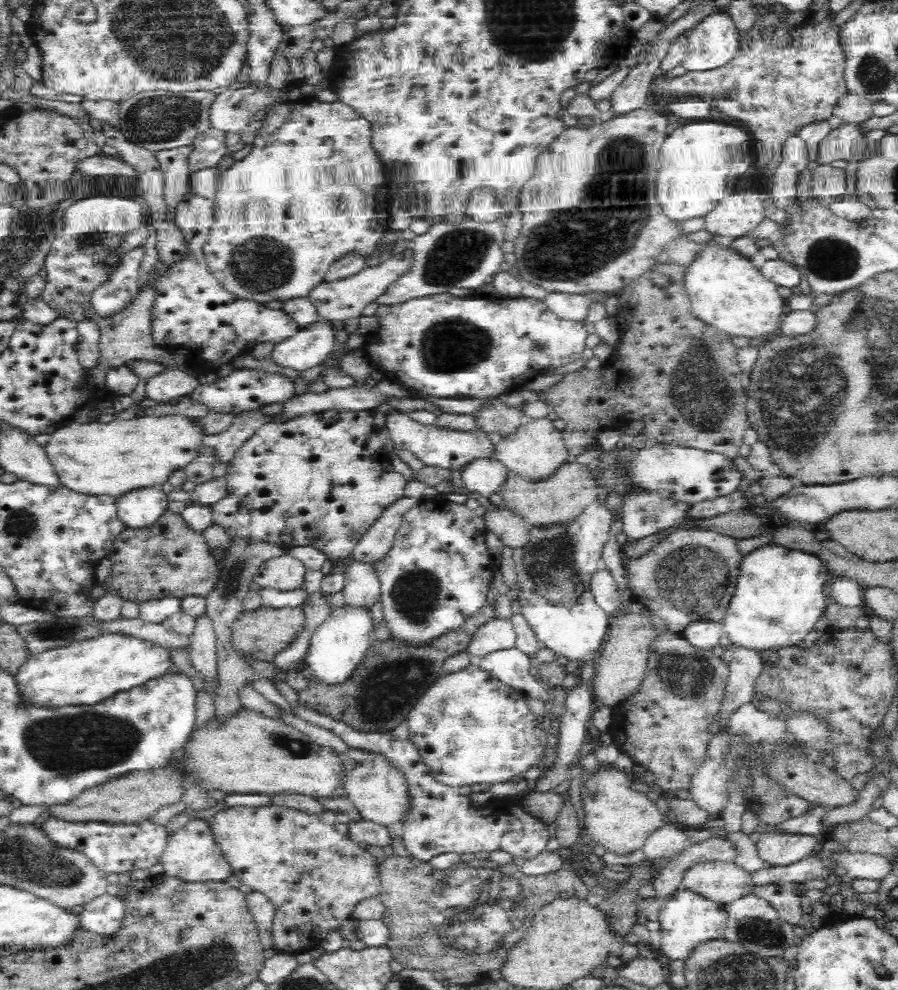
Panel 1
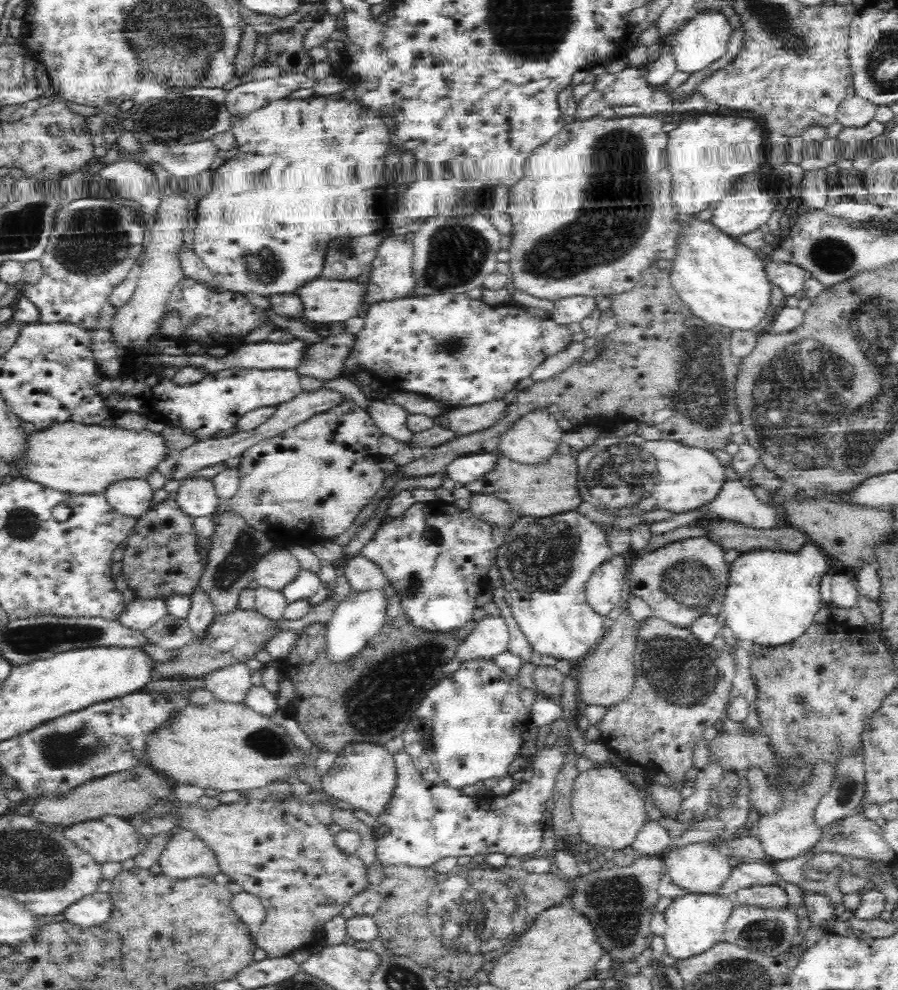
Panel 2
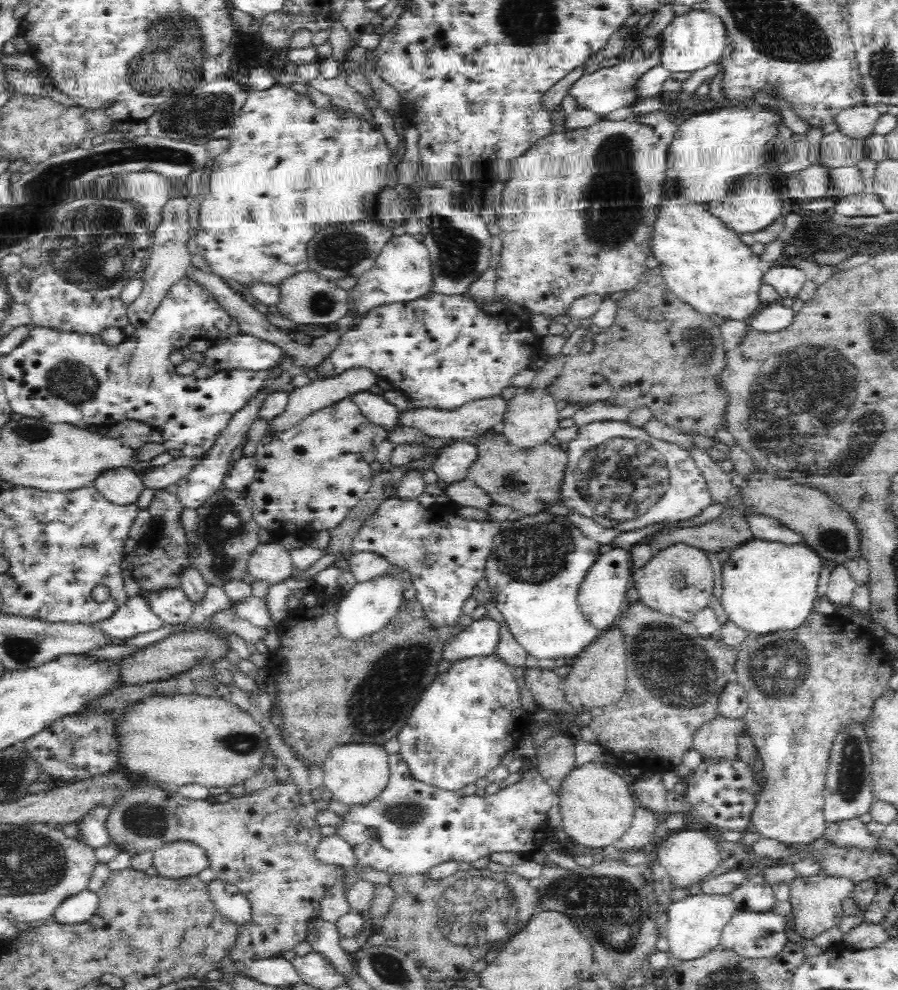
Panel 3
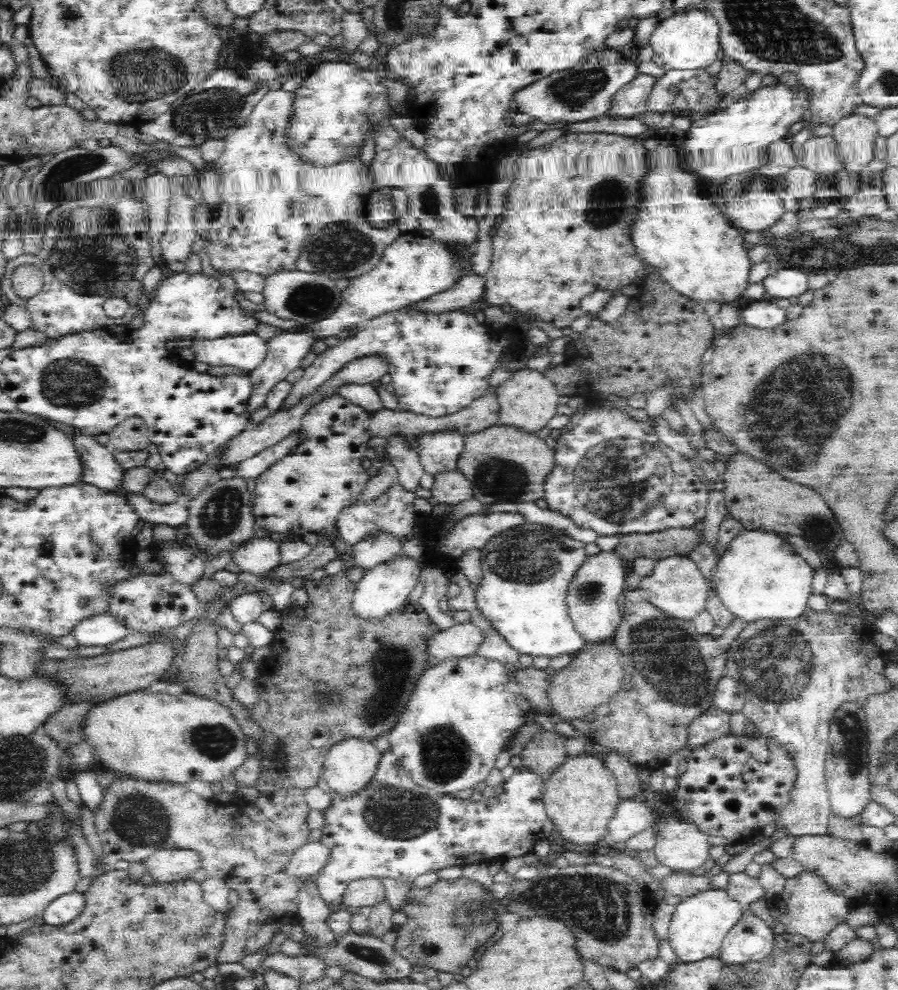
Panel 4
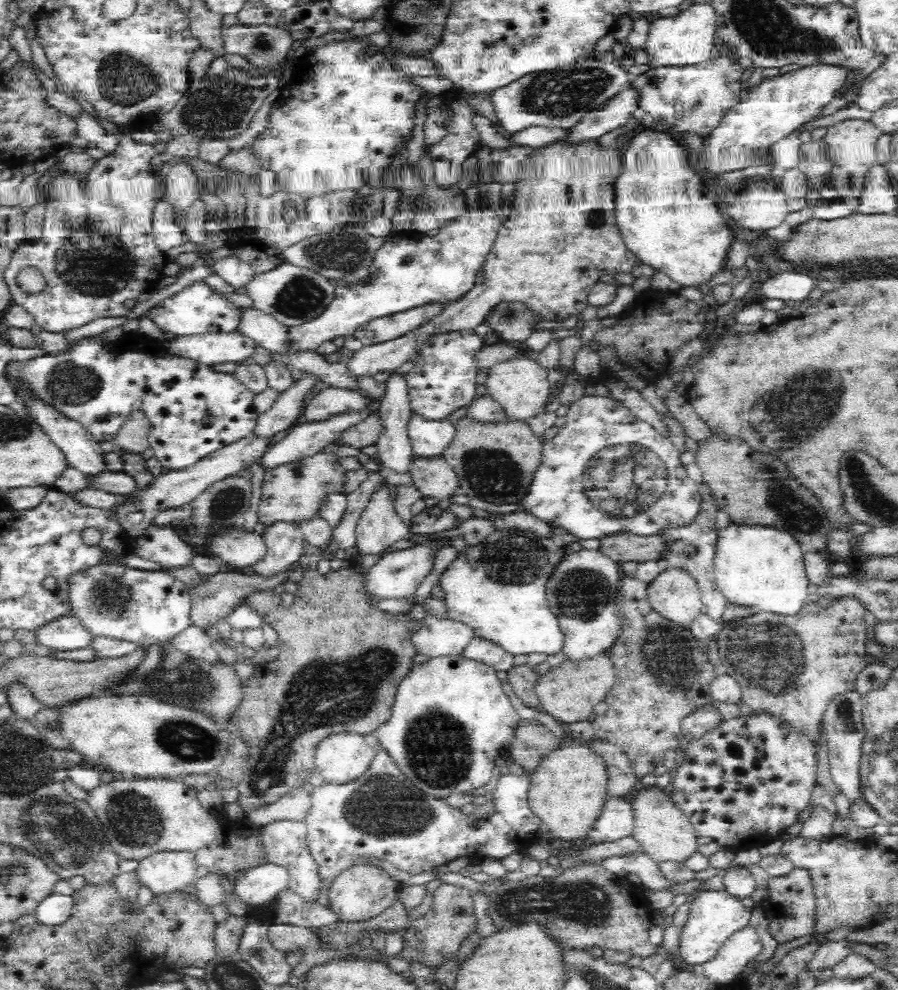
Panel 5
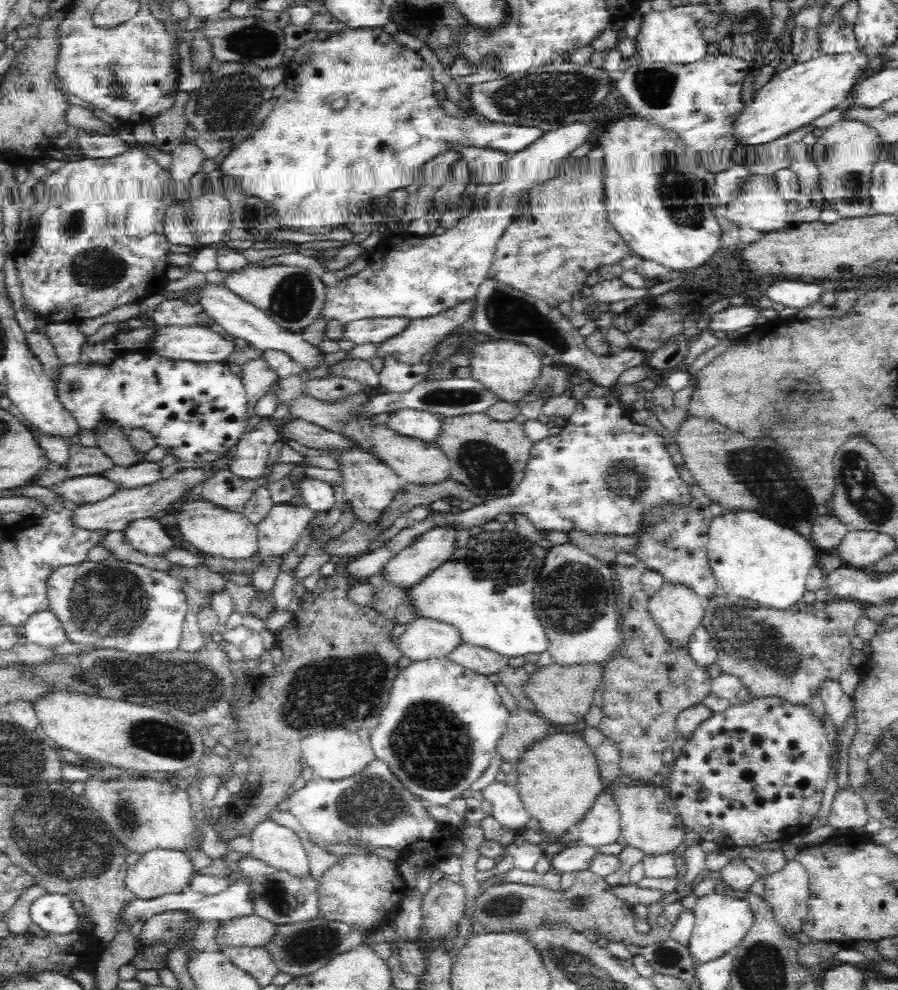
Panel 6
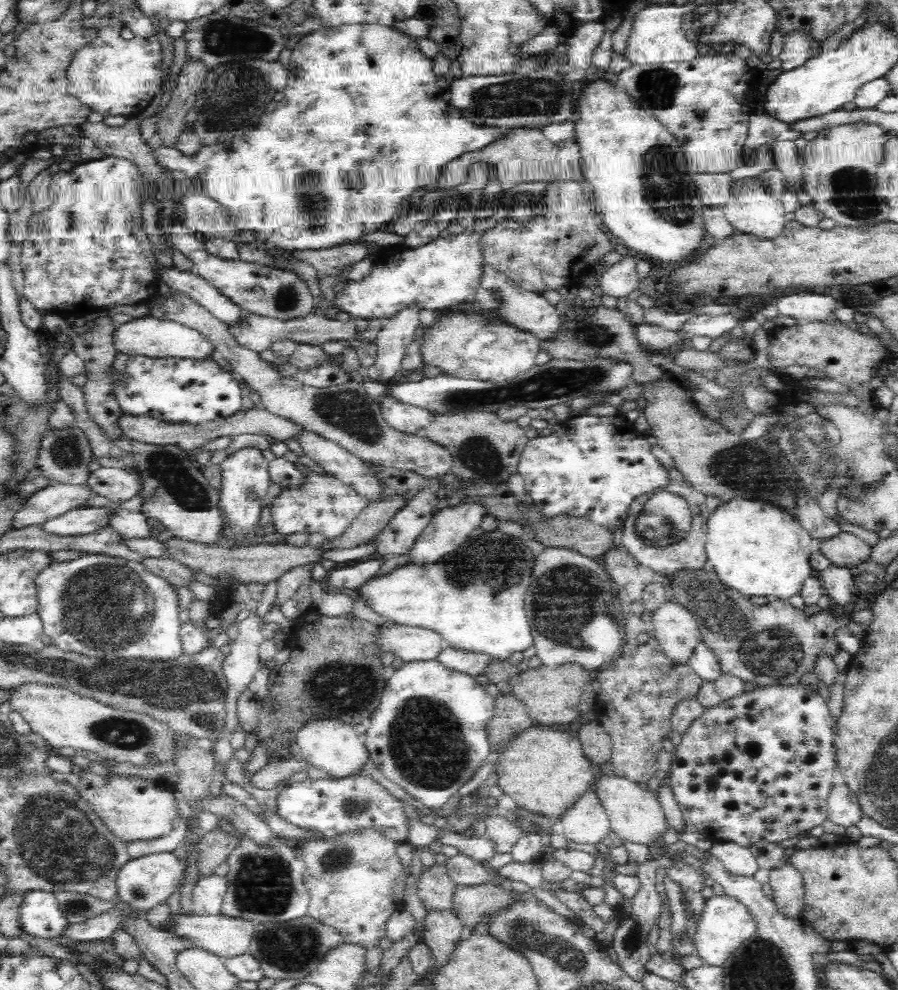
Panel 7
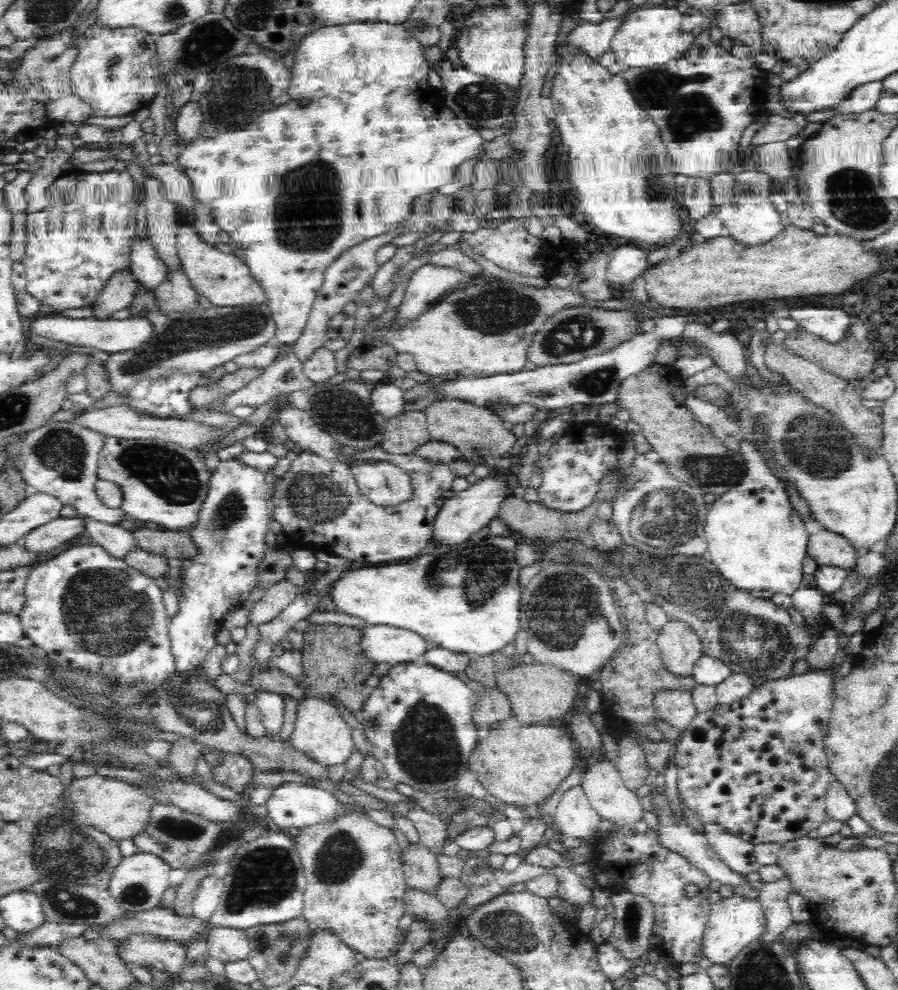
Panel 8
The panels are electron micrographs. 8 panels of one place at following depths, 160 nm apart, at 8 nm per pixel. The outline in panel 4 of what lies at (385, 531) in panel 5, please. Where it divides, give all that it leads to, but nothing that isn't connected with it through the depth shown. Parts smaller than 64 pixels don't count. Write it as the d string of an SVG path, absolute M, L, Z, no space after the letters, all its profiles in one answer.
M380 534L374 538L366 538L366 540L358 542L356 546L352 546L351 556L355 566L368 572L368 570L392 560L394 556L399 555L401 549L402 544L399 544L395 538Z

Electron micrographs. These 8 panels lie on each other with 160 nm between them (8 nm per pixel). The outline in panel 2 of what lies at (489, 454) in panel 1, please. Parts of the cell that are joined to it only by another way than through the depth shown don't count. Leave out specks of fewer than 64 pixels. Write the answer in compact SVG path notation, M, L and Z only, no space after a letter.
M374 400L367 407L368 413L374 420L374 425L383 435L390 436L399 442L410 447L410 442L414 440L414 431L407 426L408 411L404 407L391 402Z

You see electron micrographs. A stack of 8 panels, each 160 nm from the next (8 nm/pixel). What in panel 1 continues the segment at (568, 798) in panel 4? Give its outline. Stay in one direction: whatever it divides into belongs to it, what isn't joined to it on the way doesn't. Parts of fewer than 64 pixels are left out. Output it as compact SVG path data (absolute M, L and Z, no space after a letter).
M620 769L596 770L594 776L583 782L580 794L585 811L584 824L588 834L602 844L600 850L628 856L644 848L646 840L666 826L662 810L644 794L630 787L630 773Z

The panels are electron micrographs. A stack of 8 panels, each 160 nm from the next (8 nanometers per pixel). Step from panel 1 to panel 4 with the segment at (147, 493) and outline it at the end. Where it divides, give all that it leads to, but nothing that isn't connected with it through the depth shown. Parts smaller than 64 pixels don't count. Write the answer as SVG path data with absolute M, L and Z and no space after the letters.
M76 432L72 434L72 437L74 437L74 445L76 445L76 447L78 447L78 451L80 451L82 463L84 463L83 481L86 484L95 486L96 488L108 493L122 490L126 469L124 469L116 458L114 458L112 449L109 446L101 445L96 440L96 437L93 437L87 432Z

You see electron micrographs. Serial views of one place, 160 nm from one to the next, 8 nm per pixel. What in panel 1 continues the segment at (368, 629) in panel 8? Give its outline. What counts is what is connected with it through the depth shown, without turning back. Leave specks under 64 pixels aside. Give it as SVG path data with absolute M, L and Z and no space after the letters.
M496 618L484 624L473 636L467 651L475 659L481 659L496 652L496 650L508 650L515 647L517 634L511 620L501 620Z

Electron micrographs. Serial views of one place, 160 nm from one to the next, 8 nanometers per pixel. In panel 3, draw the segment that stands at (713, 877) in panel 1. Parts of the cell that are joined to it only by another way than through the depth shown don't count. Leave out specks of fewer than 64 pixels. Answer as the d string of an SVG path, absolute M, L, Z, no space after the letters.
M688 826L678 831L666 840L655 846L660 866L667 870L667 877L674 888L688 888L694 884L700 884L712 870L716 870L725 858L722 850L718 849L716 841L707 834L707 831L698 830L696 826Z

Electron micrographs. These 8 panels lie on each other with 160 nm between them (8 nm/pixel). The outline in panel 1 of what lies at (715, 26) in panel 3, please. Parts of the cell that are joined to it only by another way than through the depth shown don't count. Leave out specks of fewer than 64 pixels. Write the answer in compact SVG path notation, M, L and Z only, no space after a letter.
M712 12L692 30L681 65L690 72L720 68L740 52L742 35L727 12Z

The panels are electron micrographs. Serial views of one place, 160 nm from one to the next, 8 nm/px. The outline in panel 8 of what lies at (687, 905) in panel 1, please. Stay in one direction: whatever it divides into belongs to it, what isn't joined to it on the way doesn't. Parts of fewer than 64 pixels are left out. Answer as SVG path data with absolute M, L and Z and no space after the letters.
M734 894L730 898L721 899L710 906L709 918L702 937L703 958L710 960L712 964L728 964L749 942L764 934L765 930L765 915L758 899L746 901L746 899Z

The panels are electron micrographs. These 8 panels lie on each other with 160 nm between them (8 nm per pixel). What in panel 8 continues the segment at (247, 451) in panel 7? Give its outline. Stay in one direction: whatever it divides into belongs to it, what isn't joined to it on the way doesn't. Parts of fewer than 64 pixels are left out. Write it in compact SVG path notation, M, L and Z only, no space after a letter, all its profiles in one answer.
M237 457L221 461L212 473L208 494L198 512L196 526L189 533L200 552L194 560L184 560L180 566L183 597L178 602L179 612L169 625L175 670L196 669L206 661L210 650L217 644L216 634L223 627L224 615L248 600L250 592L257 586L255 564L262 558L267 547L265 536L270 521L271 505L266 492L264 473Z

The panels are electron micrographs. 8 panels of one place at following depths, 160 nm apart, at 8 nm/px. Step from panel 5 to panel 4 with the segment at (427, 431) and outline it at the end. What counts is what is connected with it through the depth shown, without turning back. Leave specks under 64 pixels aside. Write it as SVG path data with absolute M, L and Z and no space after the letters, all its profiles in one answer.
M434 432L418 436L419 459L428 474L454 472L458 468L458 458L464 448L464 437L457 432Z

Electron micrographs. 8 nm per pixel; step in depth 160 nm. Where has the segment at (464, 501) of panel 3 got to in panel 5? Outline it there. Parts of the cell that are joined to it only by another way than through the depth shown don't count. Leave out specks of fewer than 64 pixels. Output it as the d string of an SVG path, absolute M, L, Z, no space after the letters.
M414 456L414 464L410 466L412 484L423 494L430 503L451 498L460 488L460 481L454 467L444 458L419 458Z

